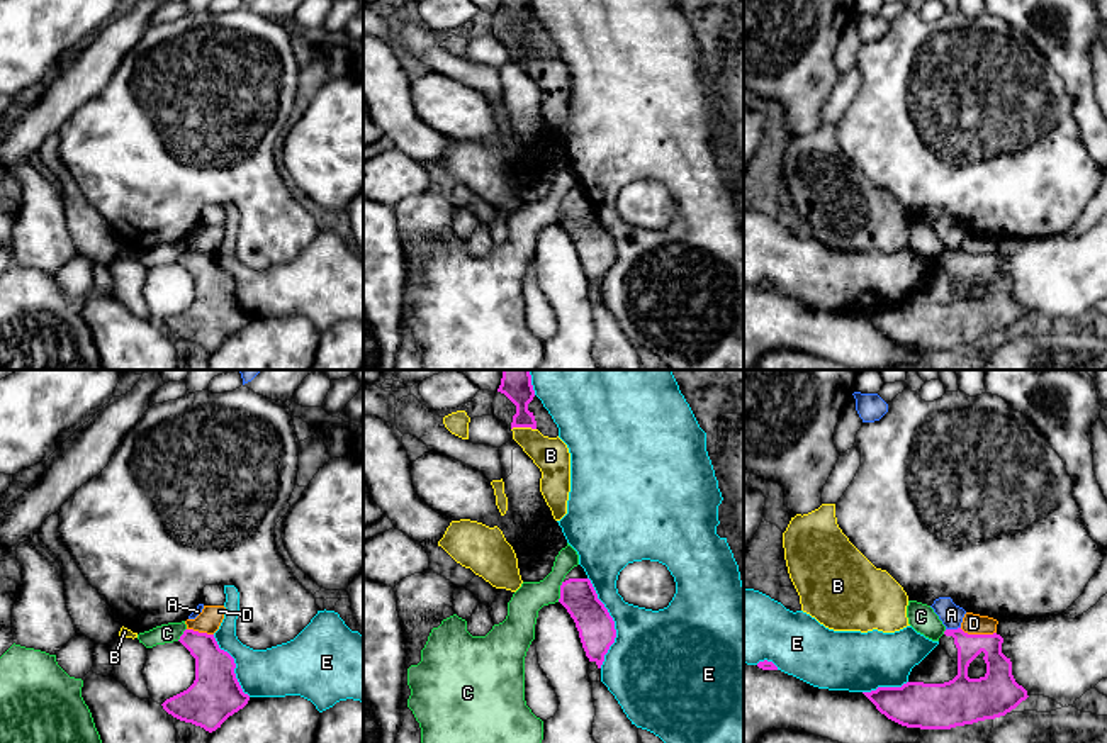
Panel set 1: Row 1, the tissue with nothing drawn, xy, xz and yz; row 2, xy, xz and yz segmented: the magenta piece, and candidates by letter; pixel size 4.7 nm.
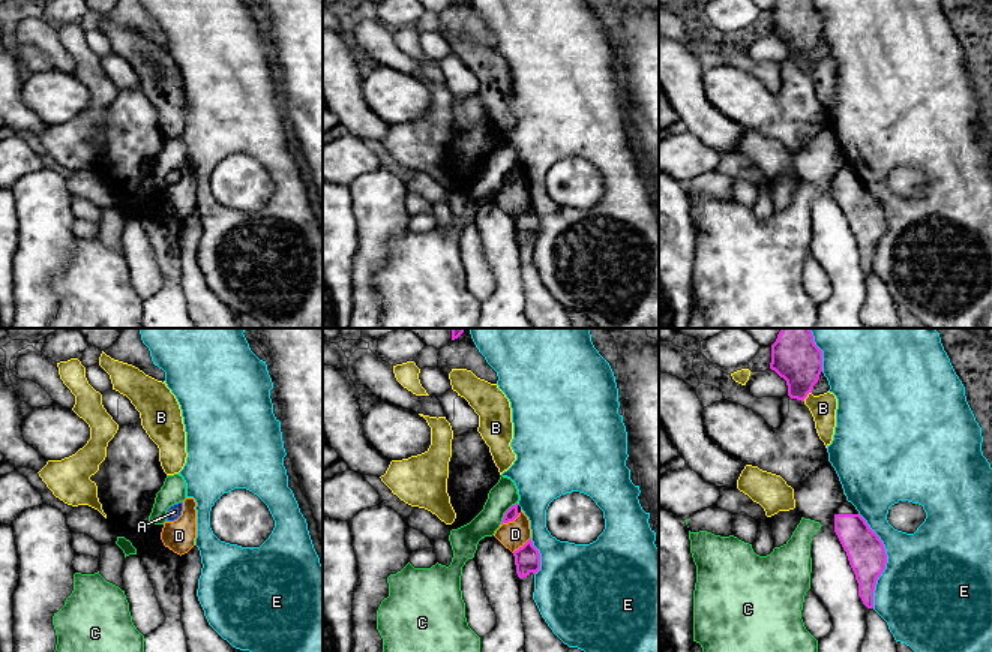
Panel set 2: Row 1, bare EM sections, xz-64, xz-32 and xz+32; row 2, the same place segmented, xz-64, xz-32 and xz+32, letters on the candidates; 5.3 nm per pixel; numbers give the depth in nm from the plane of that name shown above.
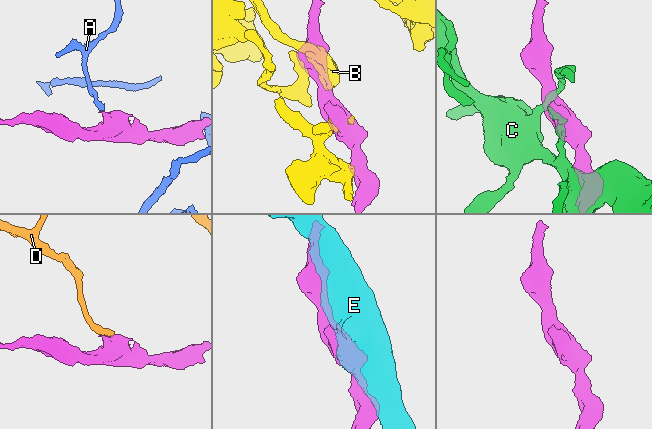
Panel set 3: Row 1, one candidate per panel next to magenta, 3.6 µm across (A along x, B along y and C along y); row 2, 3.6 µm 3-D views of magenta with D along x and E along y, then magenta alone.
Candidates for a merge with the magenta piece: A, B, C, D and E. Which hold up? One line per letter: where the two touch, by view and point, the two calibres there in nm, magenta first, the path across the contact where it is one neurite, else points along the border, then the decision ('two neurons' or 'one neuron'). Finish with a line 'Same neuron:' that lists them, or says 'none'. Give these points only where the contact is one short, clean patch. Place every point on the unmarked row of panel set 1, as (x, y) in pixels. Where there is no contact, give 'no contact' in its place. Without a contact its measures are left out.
A: yz (953, 250) | 110/110 nm | along yz (960, 246), (946, 250) | two neurons
B: xz (523, 46) | 120/170 nm | along xz (535, 48), (511, 50) | two neurons
C: xz (561, 211) | 180/150 nm | two neurons
D: yz (978, 255) | 150/100 nm | along yz (960, 248), (968, 253), (995, 253) | two neurons
E: xz (613, 243) | 180/420 nm | two neurons
Same neuron: none

